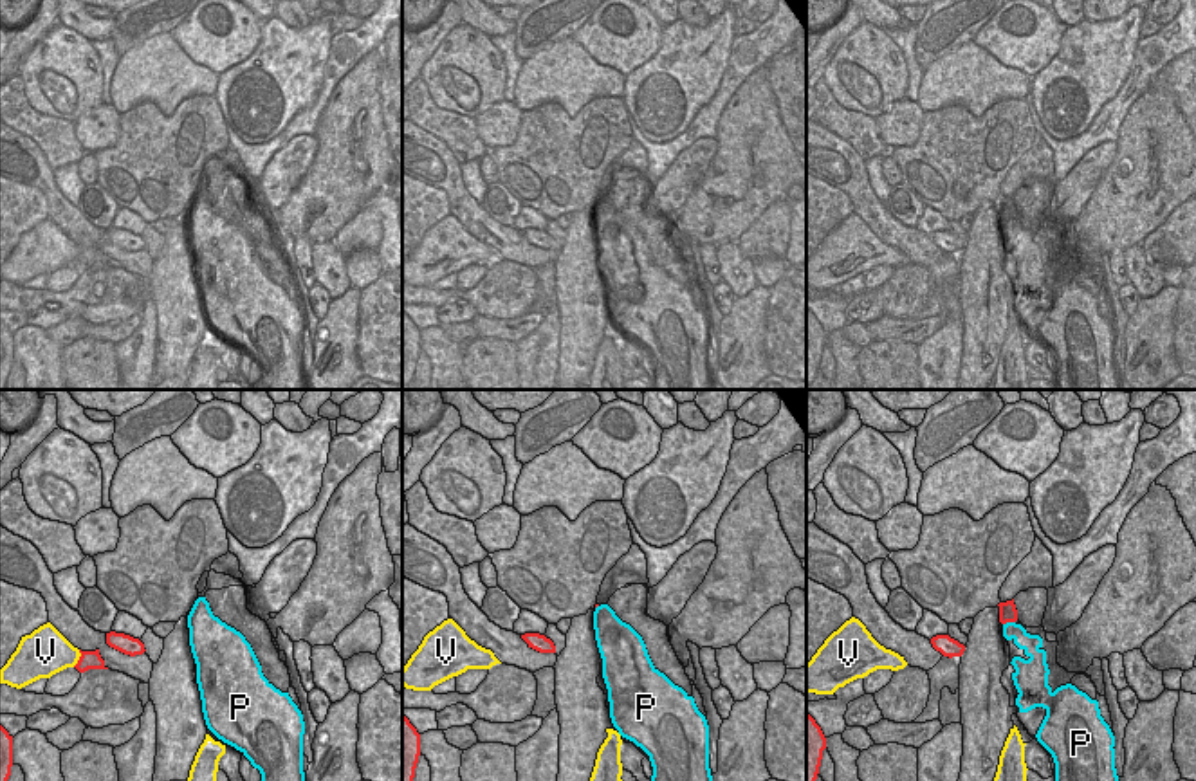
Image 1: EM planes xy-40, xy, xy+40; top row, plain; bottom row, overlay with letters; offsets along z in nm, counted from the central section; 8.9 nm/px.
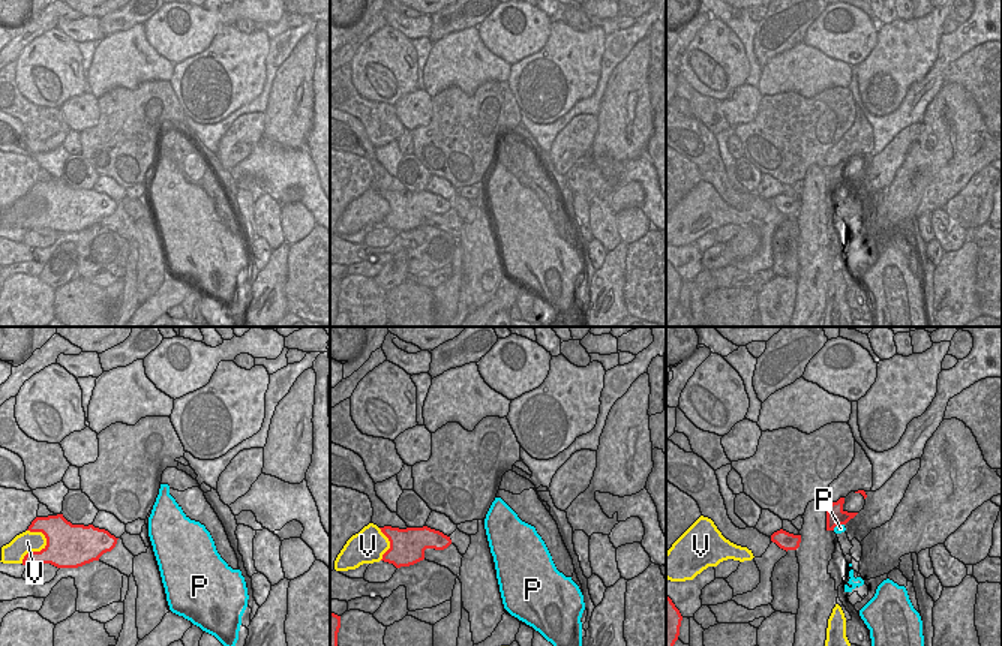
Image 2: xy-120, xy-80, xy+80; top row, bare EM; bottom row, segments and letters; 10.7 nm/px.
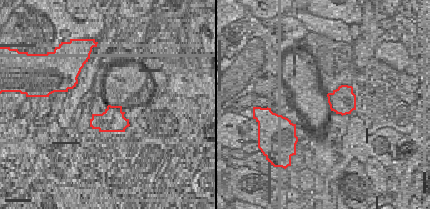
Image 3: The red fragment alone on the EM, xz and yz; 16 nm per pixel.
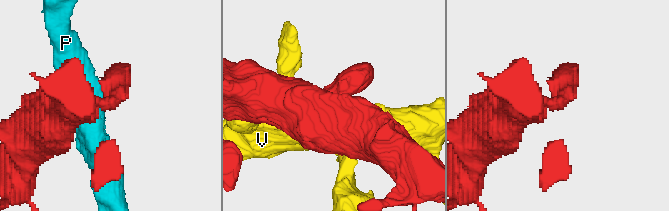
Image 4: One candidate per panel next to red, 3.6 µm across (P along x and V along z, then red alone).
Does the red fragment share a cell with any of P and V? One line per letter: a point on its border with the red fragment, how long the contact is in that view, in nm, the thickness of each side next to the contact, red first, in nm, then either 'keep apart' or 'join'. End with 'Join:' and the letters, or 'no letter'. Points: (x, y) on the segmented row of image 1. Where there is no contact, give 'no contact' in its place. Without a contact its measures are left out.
P: contact xy+40 (1009, 621); length 120 nm; calibres 160 and 160 nm; keep apart
V: contact xy-40 (80, 659); length 170 nm; calibres 160 and 340 nm; keep apart
Join: no letter

